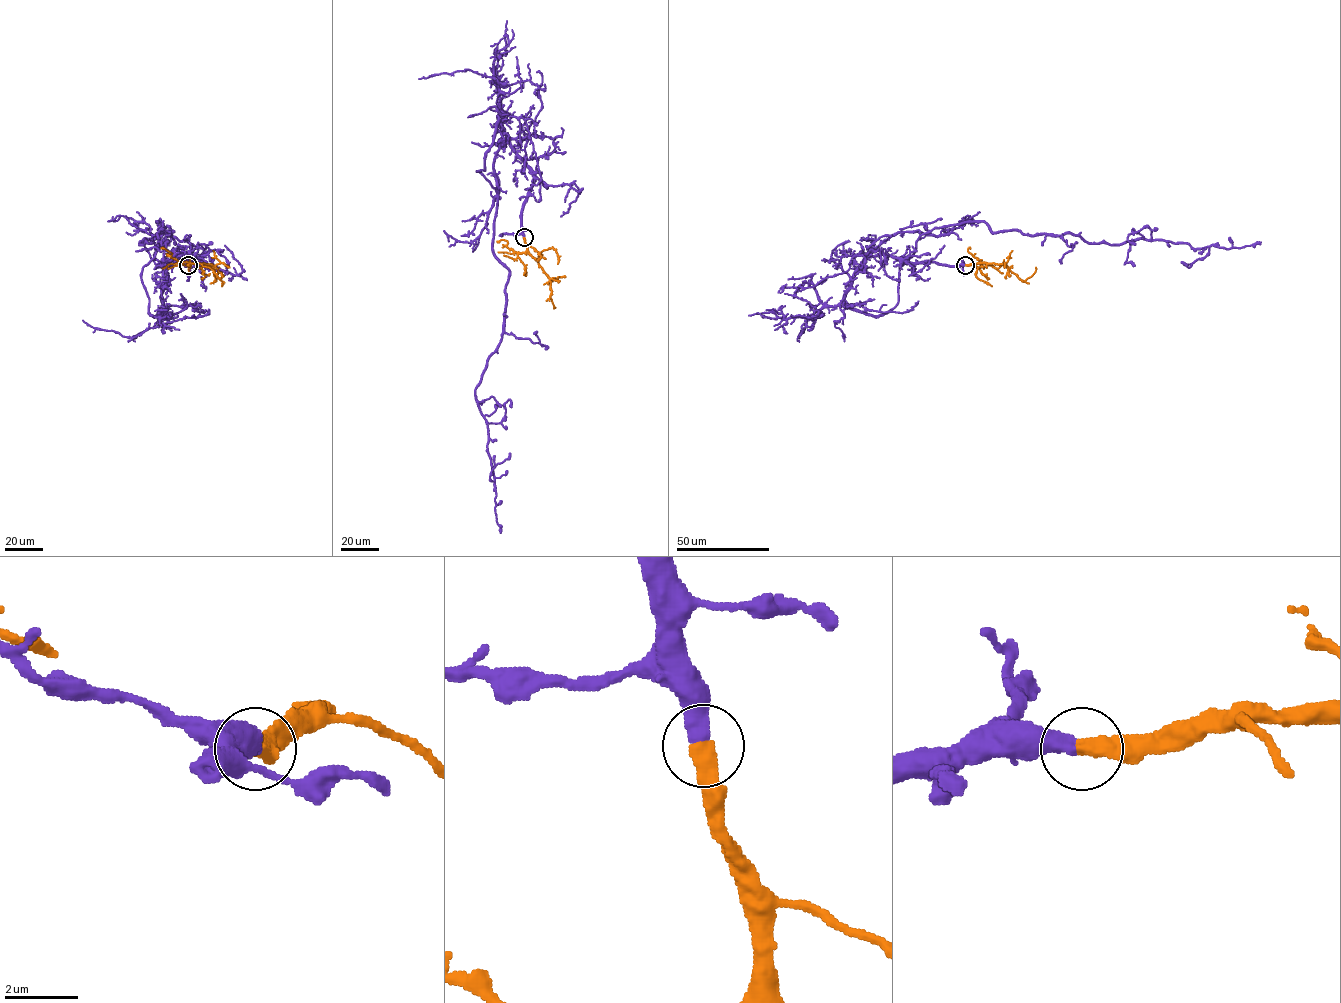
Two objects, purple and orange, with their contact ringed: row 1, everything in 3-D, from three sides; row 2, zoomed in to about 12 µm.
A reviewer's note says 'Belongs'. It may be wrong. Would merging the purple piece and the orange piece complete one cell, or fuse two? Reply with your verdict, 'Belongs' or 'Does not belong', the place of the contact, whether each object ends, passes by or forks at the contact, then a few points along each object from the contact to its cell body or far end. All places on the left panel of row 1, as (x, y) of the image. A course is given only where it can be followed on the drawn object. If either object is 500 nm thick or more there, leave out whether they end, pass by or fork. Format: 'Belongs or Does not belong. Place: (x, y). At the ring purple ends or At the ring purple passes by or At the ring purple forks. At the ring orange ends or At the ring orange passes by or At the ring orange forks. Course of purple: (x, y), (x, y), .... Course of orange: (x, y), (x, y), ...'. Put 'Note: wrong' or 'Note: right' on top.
Note: right
Belongs. Place: (188, 265). Course of purple: (188, 265), (197, 260), (164, 249), (157, 221), (173, 231), (139, 244), (150, 239), (158, 249), (165, 242). Course of orange: (188, 265), (210, 264), (215, 270), (214, 280), (219, 267)

